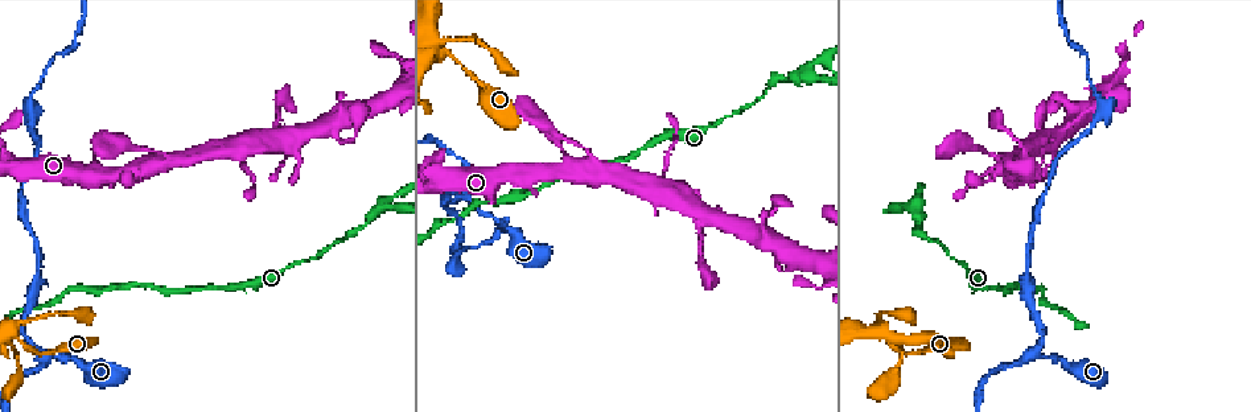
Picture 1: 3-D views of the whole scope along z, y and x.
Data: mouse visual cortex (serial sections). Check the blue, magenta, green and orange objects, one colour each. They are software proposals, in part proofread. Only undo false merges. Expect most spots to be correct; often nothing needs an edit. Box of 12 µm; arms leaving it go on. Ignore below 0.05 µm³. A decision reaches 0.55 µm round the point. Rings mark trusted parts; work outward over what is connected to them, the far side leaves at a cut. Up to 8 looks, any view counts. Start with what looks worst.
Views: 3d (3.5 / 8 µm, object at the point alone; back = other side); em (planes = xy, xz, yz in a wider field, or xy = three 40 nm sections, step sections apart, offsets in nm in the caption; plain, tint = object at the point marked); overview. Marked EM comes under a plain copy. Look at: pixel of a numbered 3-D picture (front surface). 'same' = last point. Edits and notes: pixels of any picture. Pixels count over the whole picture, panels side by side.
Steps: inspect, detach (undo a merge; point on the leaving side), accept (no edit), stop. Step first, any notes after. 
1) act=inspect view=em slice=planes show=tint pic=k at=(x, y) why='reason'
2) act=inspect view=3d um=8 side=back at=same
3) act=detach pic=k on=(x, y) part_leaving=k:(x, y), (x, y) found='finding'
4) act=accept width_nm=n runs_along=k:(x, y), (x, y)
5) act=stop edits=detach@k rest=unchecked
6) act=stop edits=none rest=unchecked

act=inspect view=3d um=3.5 pic=1 at=(886, 334) why='calibre changes'

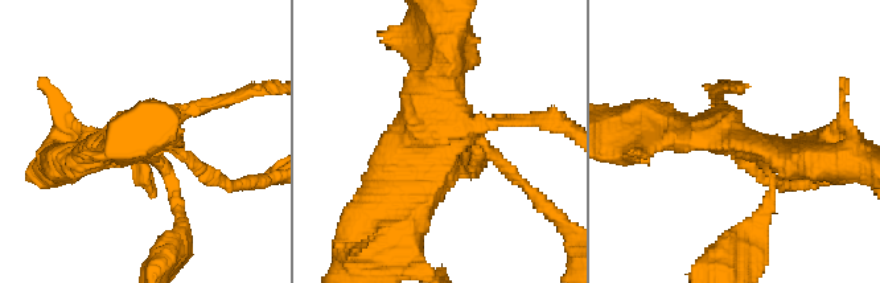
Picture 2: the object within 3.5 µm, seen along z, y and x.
act=inspect view=em slice=xy step=3 show=tint pic=2 at=(463, 135)

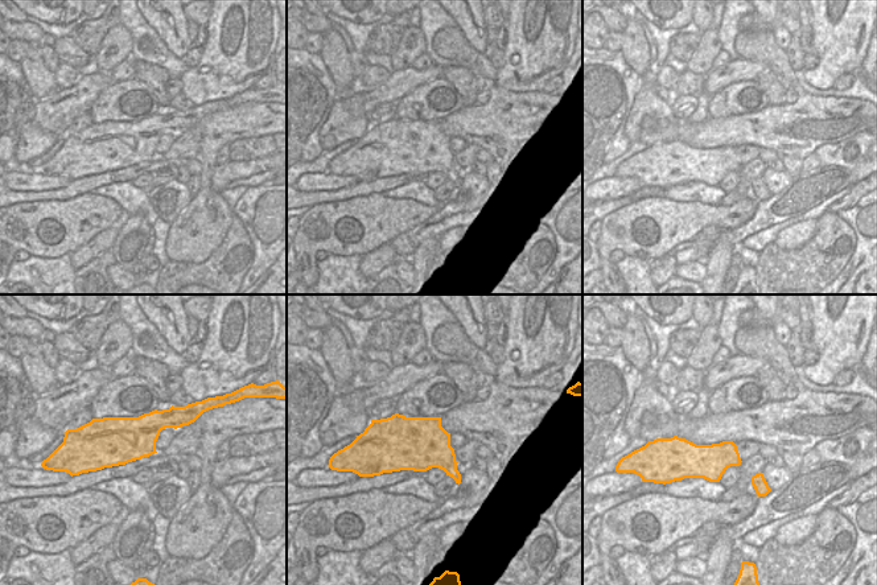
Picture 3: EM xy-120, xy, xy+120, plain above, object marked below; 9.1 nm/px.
act=inspect view=em slice=planes show=tint at=same

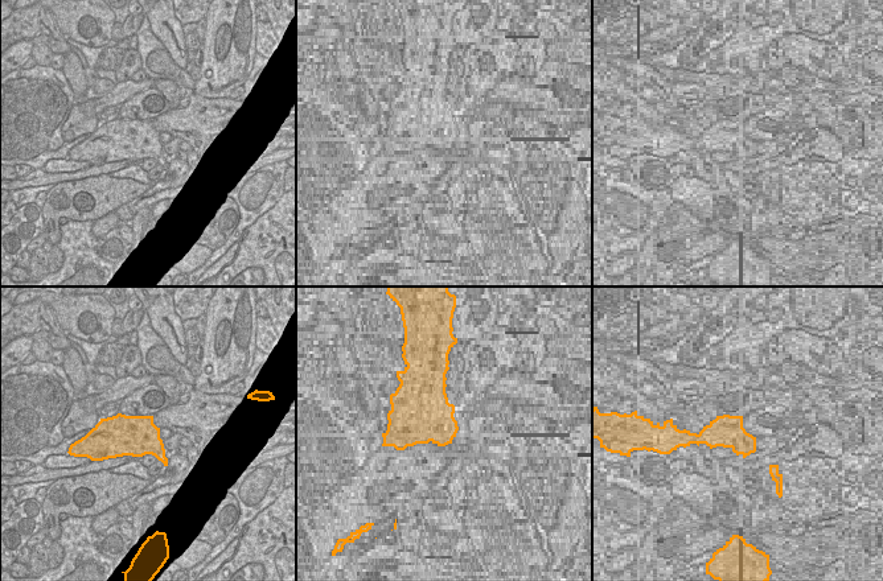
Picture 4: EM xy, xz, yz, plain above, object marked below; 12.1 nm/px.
act=accept found='continuous, no second cell'

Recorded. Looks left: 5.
act=inspect view=3d um=3.5 pic=1 at=(913, 209)

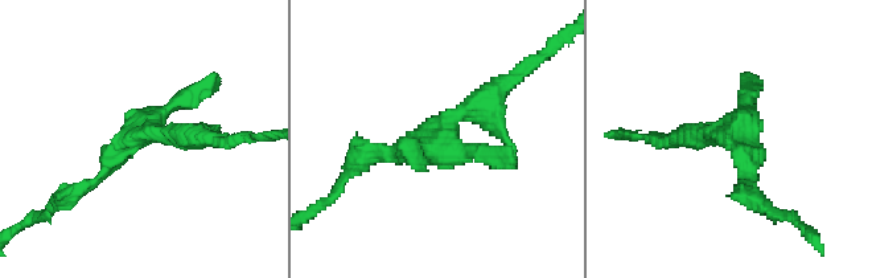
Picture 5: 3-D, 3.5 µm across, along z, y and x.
act=inspect view=em slice=xy step=3 show=tint pic=5 at=(137, 134) arms=3 arm_widths_nm=150,200,250 why='shape alone is not enough'

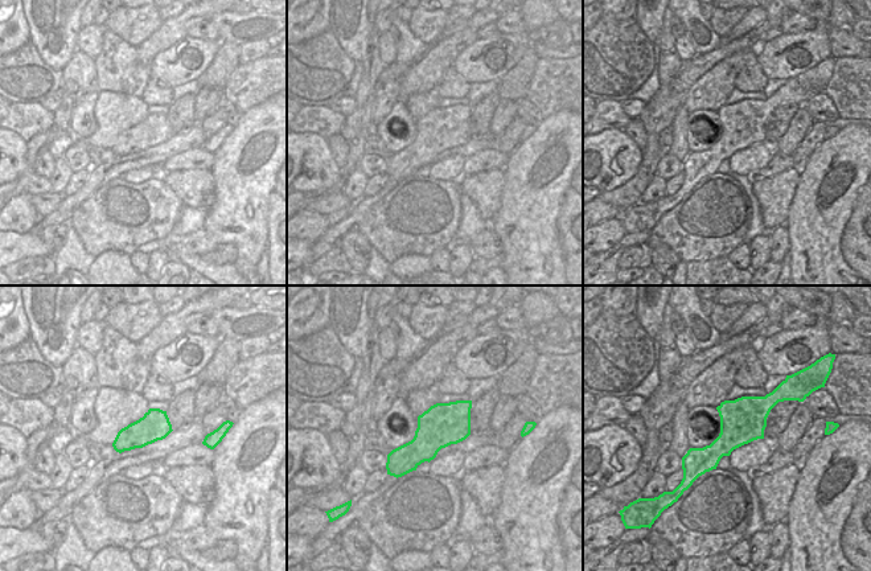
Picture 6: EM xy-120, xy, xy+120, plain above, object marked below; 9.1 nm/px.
act=inspect view=em slice=xy step=5 show=tint at=same

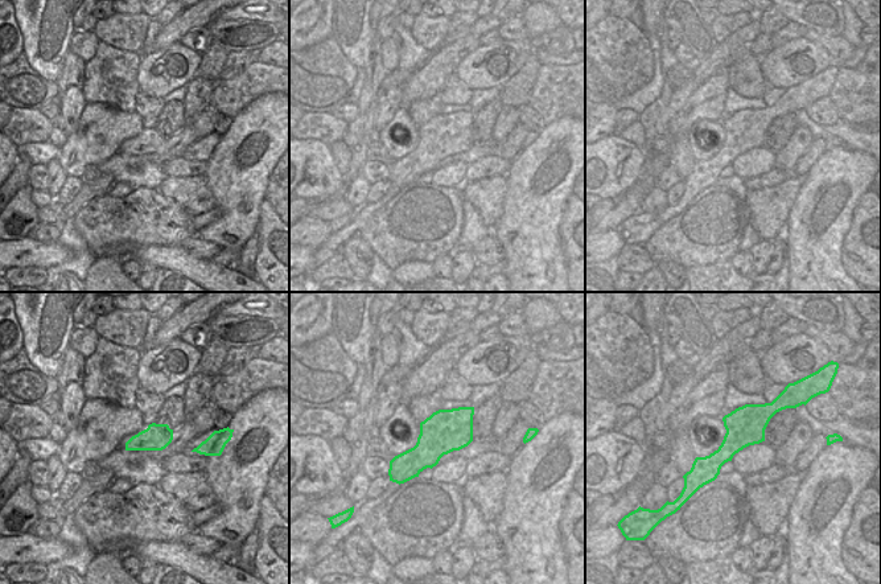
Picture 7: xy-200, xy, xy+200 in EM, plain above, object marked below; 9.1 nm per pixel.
act=accept found='continuous, no second cell'

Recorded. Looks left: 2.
act=stop edits=none rest=unchecked

